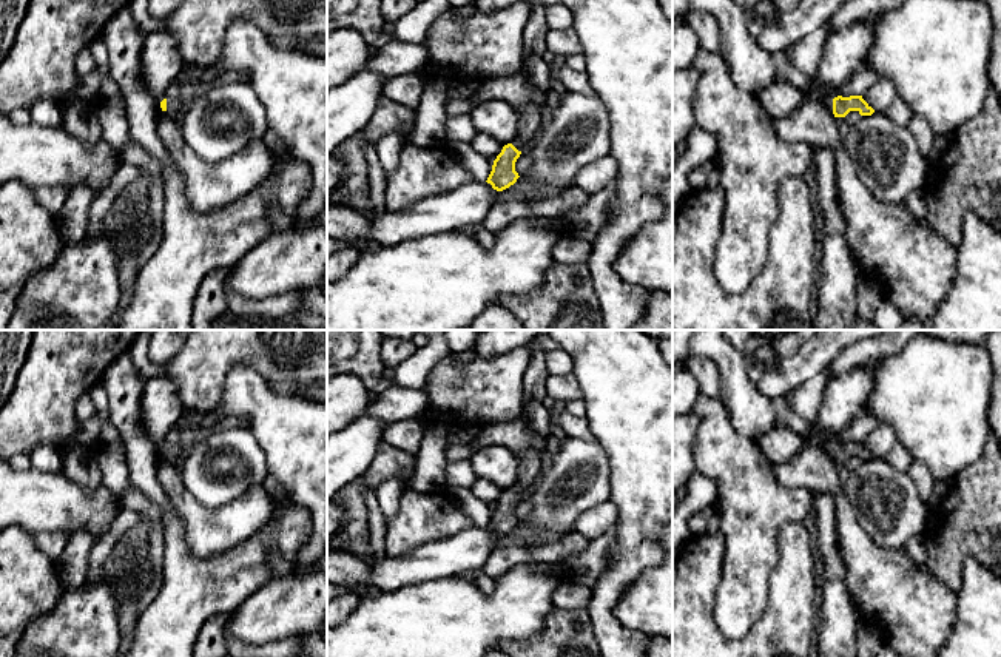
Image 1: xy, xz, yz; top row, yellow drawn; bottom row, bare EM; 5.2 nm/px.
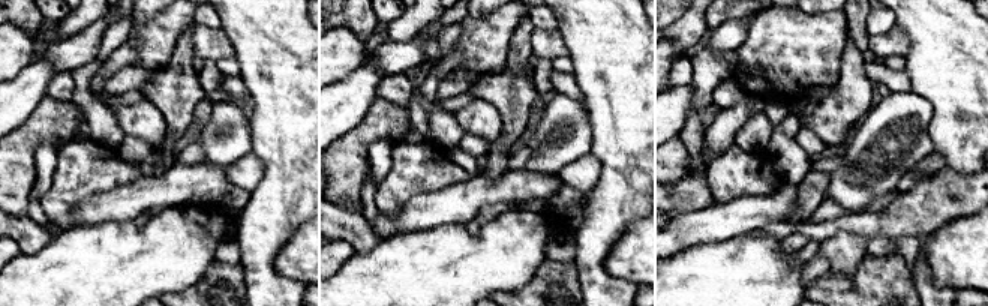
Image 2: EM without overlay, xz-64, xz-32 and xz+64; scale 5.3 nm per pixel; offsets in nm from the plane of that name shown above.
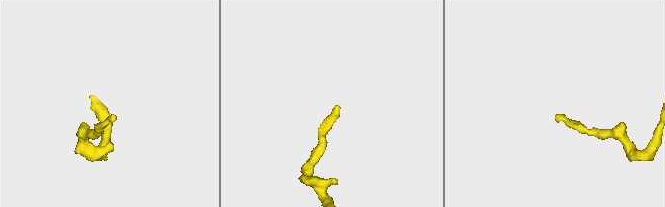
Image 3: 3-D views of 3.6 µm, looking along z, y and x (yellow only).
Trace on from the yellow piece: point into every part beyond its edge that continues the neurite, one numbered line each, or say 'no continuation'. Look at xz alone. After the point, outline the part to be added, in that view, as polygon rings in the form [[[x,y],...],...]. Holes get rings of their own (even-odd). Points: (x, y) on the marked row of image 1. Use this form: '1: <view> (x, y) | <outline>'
1: xz (520, 91) | [[[521,68],[512,77],[487,79],[477,96],[484,100],[503,100],[518,113],[517,134],[512,145],[523,151],[537,137],[541,126],[543,108],[554,102]]]

